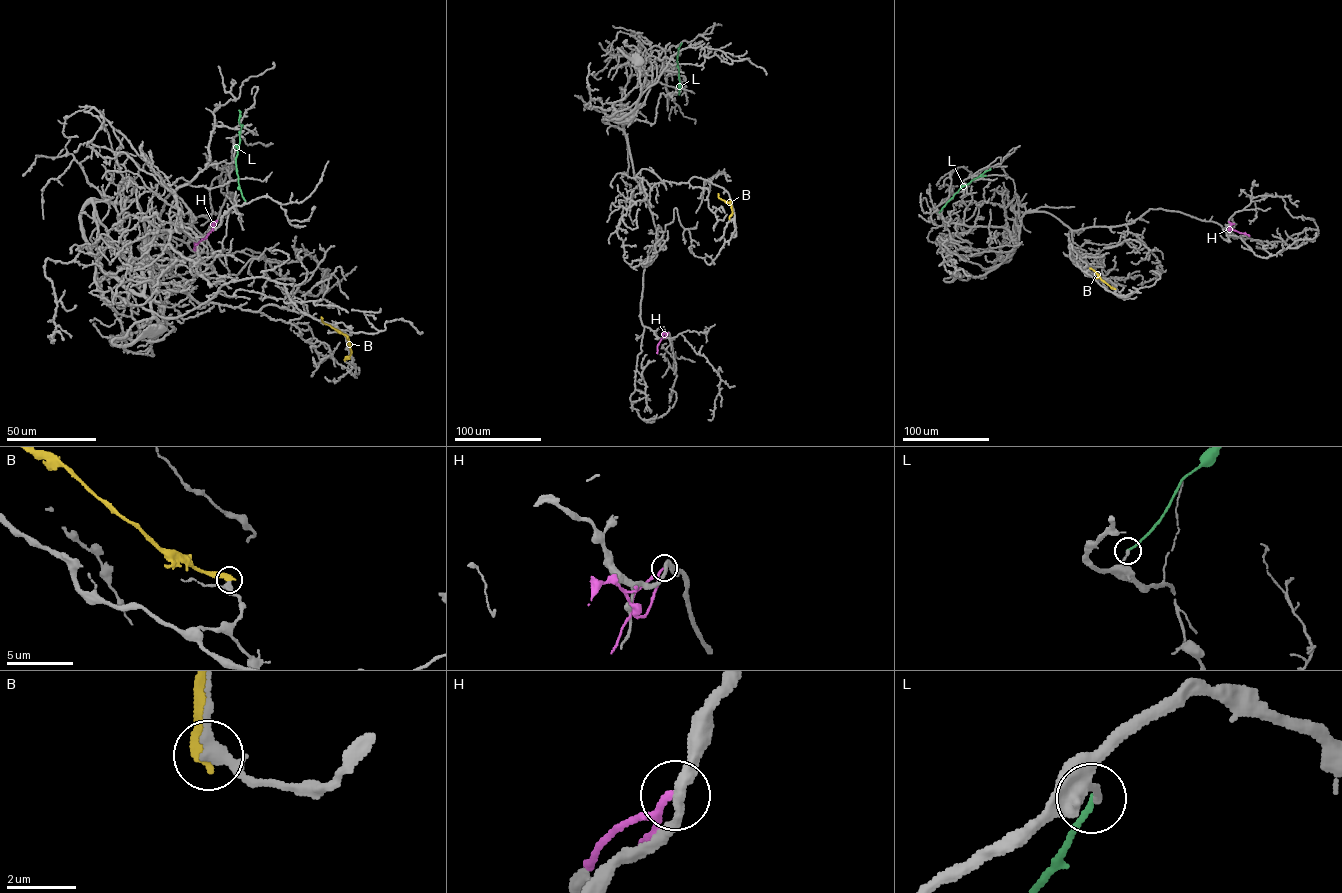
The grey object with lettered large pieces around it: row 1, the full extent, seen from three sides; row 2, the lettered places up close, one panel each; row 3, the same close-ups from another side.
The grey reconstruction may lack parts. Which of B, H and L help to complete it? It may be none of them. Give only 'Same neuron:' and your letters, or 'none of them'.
Same neuron: none of them

